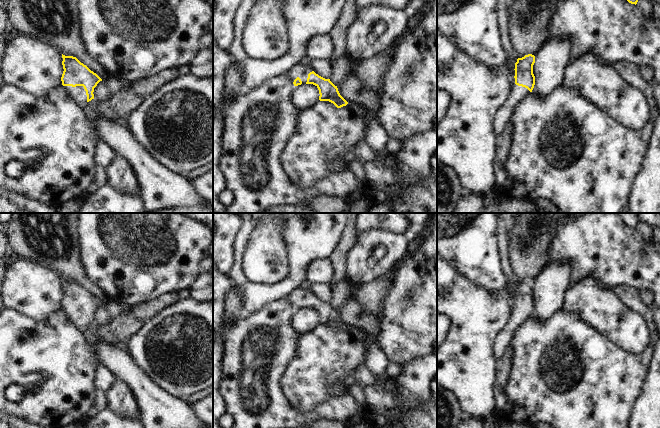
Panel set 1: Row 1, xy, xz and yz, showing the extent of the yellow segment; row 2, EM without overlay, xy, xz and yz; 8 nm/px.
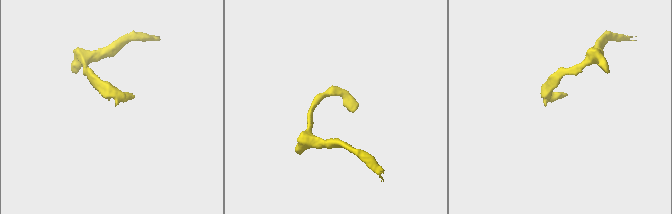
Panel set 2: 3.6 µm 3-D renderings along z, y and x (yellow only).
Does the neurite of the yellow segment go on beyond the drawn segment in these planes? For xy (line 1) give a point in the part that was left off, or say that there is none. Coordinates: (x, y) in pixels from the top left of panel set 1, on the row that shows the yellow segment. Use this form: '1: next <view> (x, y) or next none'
1: next xy (78, 94)

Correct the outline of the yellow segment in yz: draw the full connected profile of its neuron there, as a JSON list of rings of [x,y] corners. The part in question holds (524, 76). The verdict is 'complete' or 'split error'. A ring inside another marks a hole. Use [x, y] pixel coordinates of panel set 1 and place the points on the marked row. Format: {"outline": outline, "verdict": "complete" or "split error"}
{"outline": [[[532,54],[518,58],[515,63],[515,85],[505,105],[499,109],[493,119],[493,133],[497,138],[501,136],[507,123],[511,121],[511,116],[516,106],[523,101],[534,88],[534,63],[535,56]]], "verdict": "split error"}

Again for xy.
{"outline": [[[62,54],[62,85],[70,97],[79,105],[94,99],[94,88],[102,79],[76,57]]], "verdict": "split error"}

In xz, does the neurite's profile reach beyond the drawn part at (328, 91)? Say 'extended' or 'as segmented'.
extended

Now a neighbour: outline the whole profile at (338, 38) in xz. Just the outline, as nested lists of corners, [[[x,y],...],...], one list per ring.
[[[346,0],[346,4],[339,15],[334,27],[328,32],[332,44],[331,61],[346,53],[346,29],[356,17],[355,0]]]

